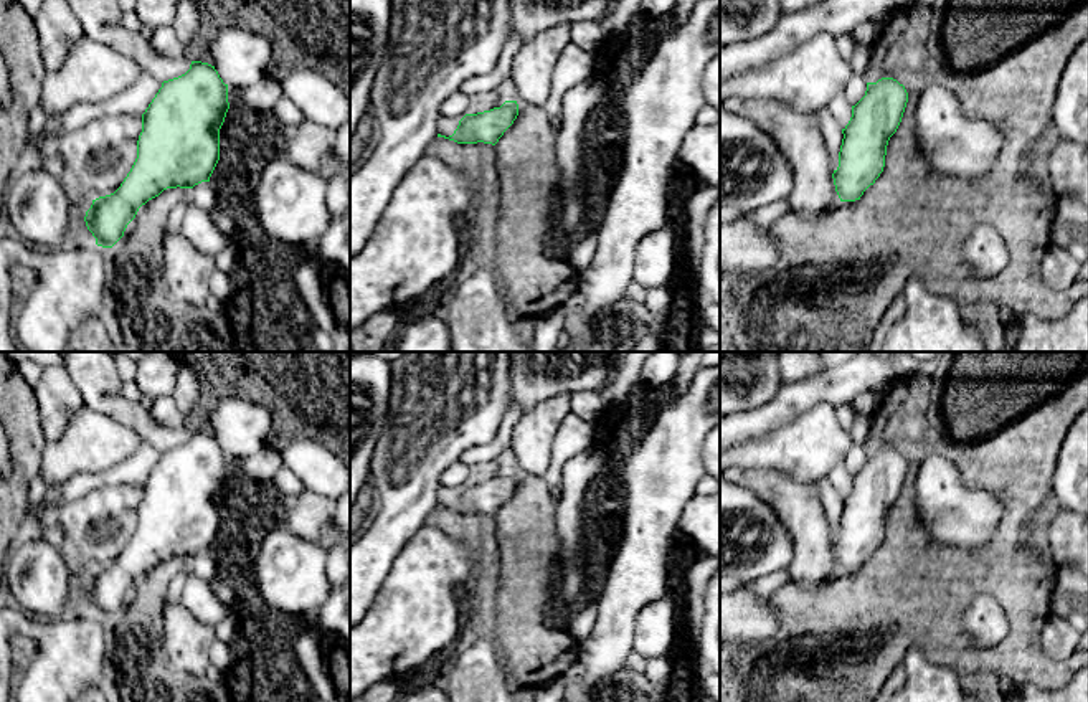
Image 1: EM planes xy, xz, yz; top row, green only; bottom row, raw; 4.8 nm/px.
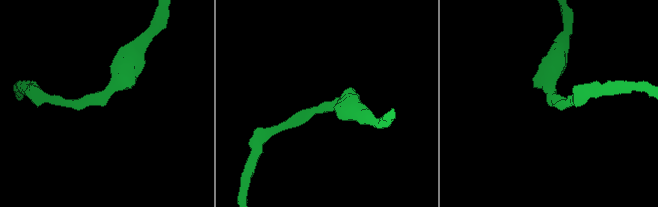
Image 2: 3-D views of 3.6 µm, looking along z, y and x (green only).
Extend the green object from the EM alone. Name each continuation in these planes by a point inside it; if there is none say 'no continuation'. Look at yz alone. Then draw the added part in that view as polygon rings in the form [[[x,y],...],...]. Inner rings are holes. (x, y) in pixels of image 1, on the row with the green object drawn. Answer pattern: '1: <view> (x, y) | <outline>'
no continuation

